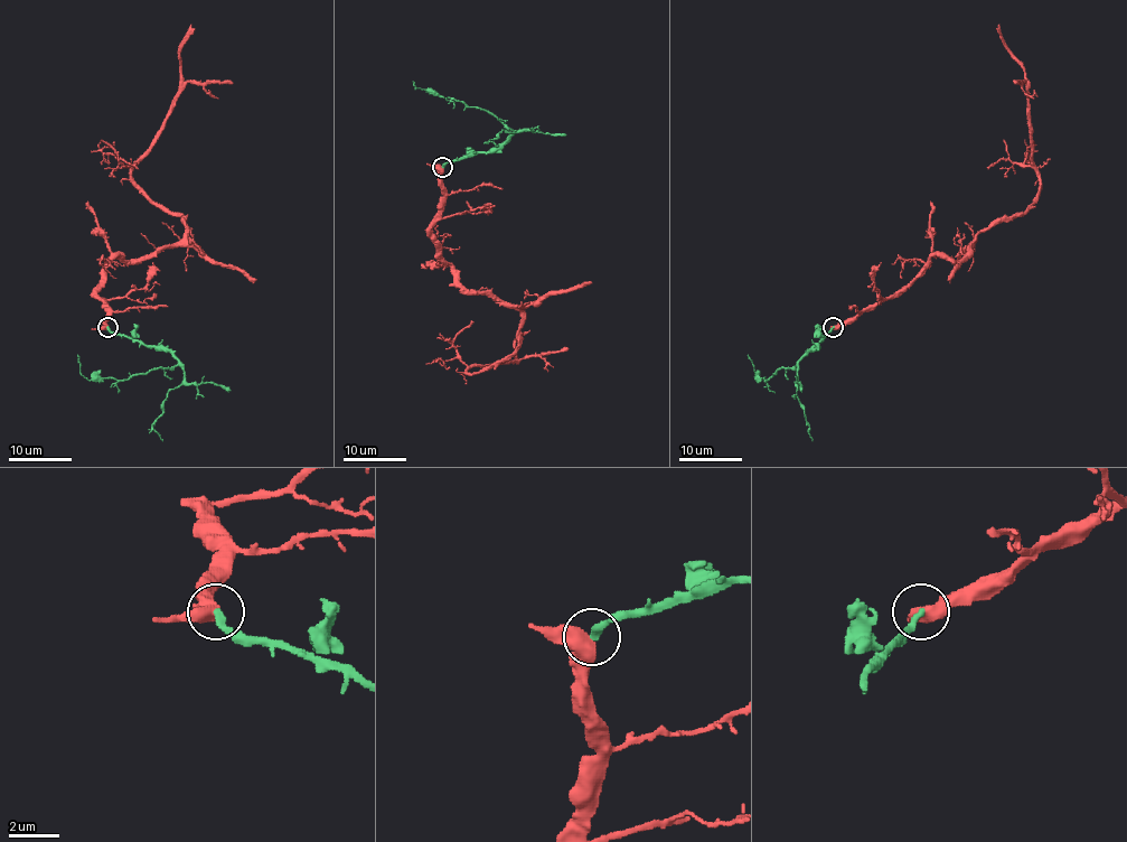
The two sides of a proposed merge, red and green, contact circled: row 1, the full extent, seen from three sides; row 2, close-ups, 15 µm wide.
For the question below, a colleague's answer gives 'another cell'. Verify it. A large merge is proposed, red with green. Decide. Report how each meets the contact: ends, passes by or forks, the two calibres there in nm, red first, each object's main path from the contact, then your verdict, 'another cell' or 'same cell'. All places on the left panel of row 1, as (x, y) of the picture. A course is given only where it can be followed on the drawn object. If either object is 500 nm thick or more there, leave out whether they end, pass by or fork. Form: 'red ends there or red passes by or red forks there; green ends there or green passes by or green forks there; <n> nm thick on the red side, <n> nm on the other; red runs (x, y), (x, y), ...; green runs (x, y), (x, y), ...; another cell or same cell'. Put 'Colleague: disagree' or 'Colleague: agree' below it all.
500 nm thick on the red side, 280 nm on the other; red runs (107, 327), (96, 297), (104, 268), (119, 255), (150, 259), (185, 233), (131, 167), (177, 93), (191, 25); green runs (107, 327), (112, 333), (147, 345), (162, 345), (177, 363), (123, 381), (87, 381), (81, 374), (77, 355); same cell
Colleague: disagree

